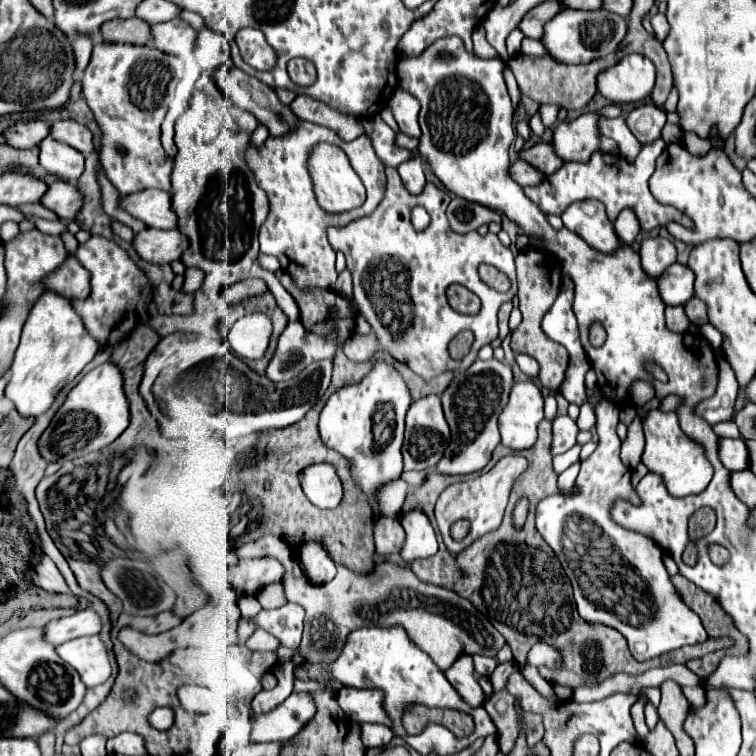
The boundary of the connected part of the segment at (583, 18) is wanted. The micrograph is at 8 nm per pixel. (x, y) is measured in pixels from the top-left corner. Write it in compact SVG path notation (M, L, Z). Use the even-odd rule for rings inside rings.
M562 8L554 18L546 22L540 42L546 48L548 56L558 62L586 64L594 58L614 52L624 36L626 36L626 20L622 16L614 16L612 12L606 12L606 10Z

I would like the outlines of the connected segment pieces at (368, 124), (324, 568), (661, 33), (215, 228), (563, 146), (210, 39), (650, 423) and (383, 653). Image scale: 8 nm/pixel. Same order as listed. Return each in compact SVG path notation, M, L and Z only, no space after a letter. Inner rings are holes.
M368 116L368 118L362 120L362 124L366 128L366 134L372 140L376 156L384 164L398 168L402 162L406 162L408 158L416 156L416 150L404 150L404 148L396 146L396 134L394 134L394 130L388 128L388 124L382 122L380 116Z
M318 542L302 544L298 558L302 560L302 564L308 572L308 580L314 586L328 584L336 576L336 566L334 566L330 554Z
M654 14L654 16L652 16L652 30L654 30L654 36L656 36L660 42L668 36L670 26L668 26L668 20L666 20L664 14Z
M204 72L196 82L190 108L176 122L174 142L178 152L174 156L170 194L172 208L178 216L178 230L190 242L188 252L184 252L180 260L184 266L194 266L204 272L204 292L228 288L244 278L266 280L278 308L290 318L298 314L294 298L272 272L262 270L256 262L258 228L268 216L268 198L266 192L256 186L252 172L244 164L244 150L250 142L250 134L238 130L234 120L236 108L216 86L214 78Z
M608 104L598 112L582 114L572 122L560 122L552 134L552 148L558 158L564 162L586 162L592 152L598 150L600 132L598 132L598 118L618 118L618 106Z
M202 28L198 32L194 56L196 56L196 62L200 64L200 68L208 70L208 72L214 72L222 64L228 64L228 66L232 64L229 42L218 32L208 30L208 28Z
M660 408L648 410L642 418L642 430L646 440L646 450L642 454L642 462L648 466L648 470L660 474L664 478L664 484L672 496L690 496L702 492L710 478L712 478L712 466L704 456L704 450L700 444L692 442L678 426L678 414L676 412L662 412Z
M360 628L354 630L348 640L346 646L340 654L340 658L330 664L330 666L300 666L294 668L296 676L302 680L326 680L326 678L336 678L340 680L344 686L354 686L354 688L380 688L386 694L384 706L394 722L394 734L398 736L406 736L406 728L402 726L402 716L404 716L404 708L410 704L424 704L428 708L454 708L460 712L468 712L474 718L474 732L468 736L470 744L476 738L486 738L486 736L494 736L496 728L488 716L488 712L484 710L484 706L472 708L468 706L458 692L452 688L452 684L446 680L444 672L438 670L438 666L432 662L432 658L428 654L424 654L420 648L416 648L416 644L406 636L406 632L402 628Z

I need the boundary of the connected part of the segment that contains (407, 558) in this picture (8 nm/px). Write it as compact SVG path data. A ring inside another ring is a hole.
M416 508L416 510L406 512L402 520L402 528L406 532L406 538L400 550L400 556L404 562L412 562L416 558L430 558L438 552L434 530L422 510Z

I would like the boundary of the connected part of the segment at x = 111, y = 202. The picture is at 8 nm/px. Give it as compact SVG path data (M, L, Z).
M96 168L96 180L98 180L100 192L102 192L104 212L106 212L110 218L114 218L114 220L118 220L118 222L122 222L122 224L130 226L134 232L138 232L138 230L146 228L146 226L144 226L140 220L132 218L128 212L124 212L124 210L118 206L120 194L118 194L118 190L116 190L116 188L110 184L110 180L106 178L106 174L104 174L104 170L102 170L102 168Z

